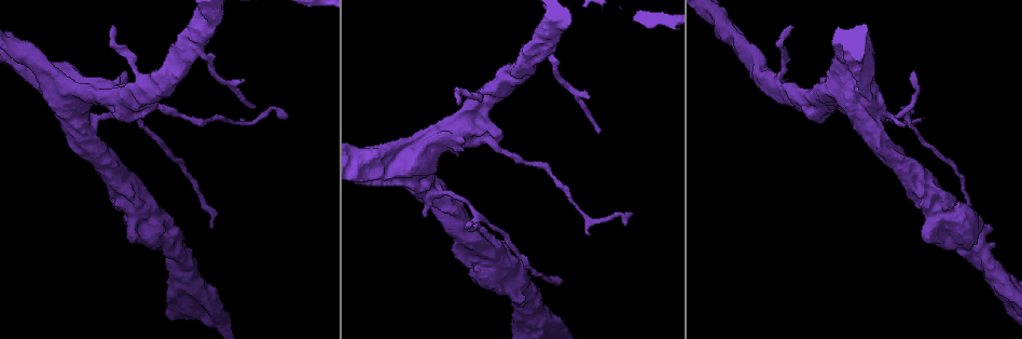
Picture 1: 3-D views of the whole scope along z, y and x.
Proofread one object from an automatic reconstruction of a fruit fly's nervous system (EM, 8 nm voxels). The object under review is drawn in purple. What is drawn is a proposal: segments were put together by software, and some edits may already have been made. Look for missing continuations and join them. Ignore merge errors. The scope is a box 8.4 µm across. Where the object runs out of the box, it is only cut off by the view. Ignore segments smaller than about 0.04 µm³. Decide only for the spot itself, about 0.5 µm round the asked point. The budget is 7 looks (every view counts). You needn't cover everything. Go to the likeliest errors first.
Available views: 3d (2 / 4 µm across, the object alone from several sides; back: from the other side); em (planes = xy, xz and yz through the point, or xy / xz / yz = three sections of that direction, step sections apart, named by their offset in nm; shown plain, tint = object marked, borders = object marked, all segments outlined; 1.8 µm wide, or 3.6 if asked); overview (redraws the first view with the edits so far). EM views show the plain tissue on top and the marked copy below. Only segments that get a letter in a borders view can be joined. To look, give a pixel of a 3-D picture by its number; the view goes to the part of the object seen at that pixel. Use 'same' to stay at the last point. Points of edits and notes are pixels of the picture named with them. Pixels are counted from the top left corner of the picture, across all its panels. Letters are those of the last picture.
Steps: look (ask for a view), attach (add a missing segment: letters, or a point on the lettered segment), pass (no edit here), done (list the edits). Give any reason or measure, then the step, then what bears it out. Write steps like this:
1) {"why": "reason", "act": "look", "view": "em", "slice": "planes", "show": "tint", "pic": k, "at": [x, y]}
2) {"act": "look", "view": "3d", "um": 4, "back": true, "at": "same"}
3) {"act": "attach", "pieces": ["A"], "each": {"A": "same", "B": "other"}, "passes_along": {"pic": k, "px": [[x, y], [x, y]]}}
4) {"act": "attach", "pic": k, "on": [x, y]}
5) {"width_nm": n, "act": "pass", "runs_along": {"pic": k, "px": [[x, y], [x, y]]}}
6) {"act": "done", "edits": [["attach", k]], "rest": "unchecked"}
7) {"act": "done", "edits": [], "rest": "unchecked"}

{"why": "free end", "act": "look", "view": "3d", "um": 2, "pic": 1, "at": [791, 29]}

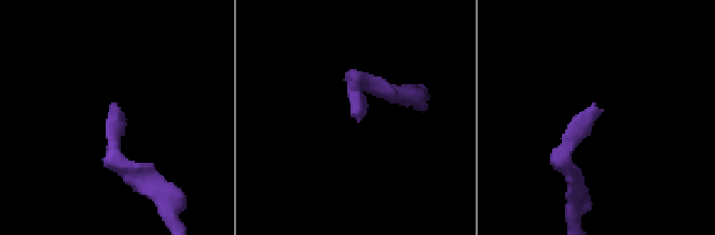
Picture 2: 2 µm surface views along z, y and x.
{"why": "now the EM", "act": "look", "view": "em", "slice": "xz", "step": 16, "show": "borders", "pic": 2, "at": [119, 107]}

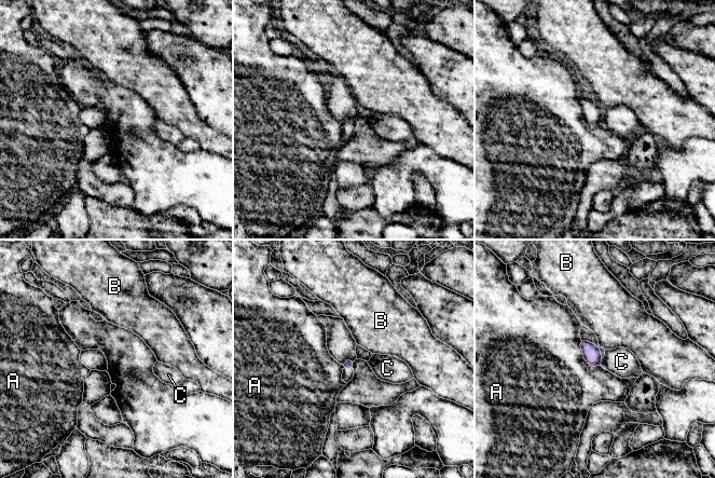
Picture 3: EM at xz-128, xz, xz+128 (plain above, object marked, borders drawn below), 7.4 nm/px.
{"act": "look", "view": "em", "slice": "planes", "show": "borders", "at": "same"}

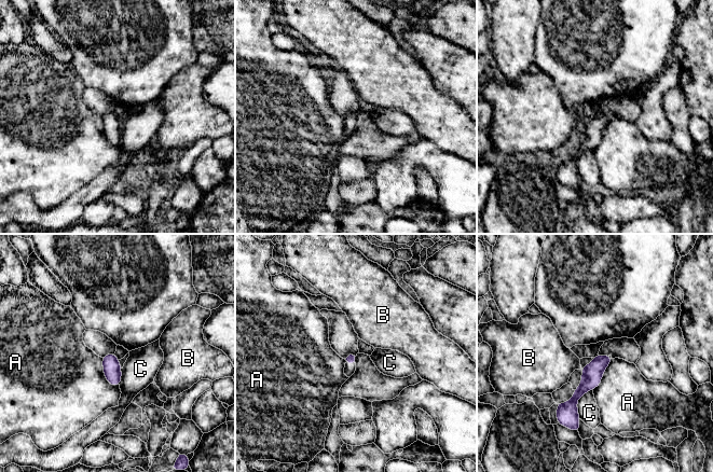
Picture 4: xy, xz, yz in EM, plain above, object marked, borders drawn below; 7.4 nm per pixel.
{"longest_contact_nm": ["A", 260], "act": "pass", "each": {"A": "other", "B": "other", "C": "other"}, "runs_along": {"pic": 4, "px": [[608, 359], [575, 397], [575, 415]]}, "found": "none of them fits"}

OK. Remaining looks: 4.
{"why": "an open end", "act": "look", "view": "em", "um": 3.6, "slice": "planes", "show": "borders", "pic": 1, "at": [904, 125]}

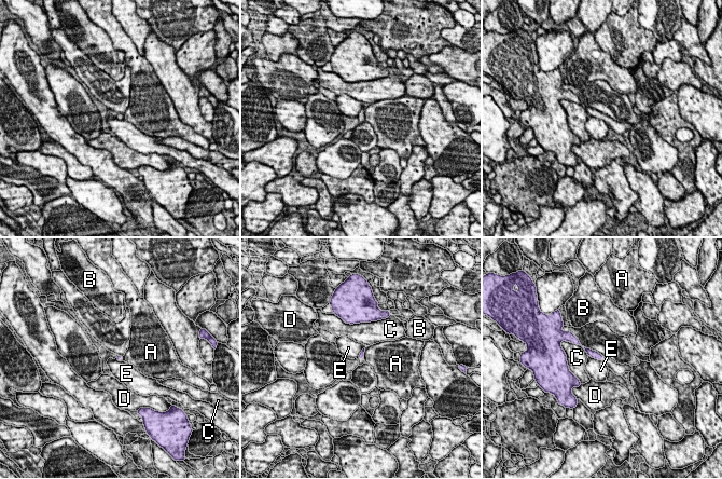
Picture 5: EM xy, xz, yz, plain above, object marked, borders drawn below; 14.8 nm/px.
{"act": "pass", "each": {"A": "other", "B": "other", "C": "other", "D": "other", "E": "other"}, "runs_along": {"pic": 5, "px": [[577, 341], [591, 353], [601, 357]]}, "found": "none of them fits"}

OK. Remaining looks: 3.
{"why": "branch stops here", "act": "look", "view": "3d", "um": 2, "pic": 1, "at": [287, 115]}

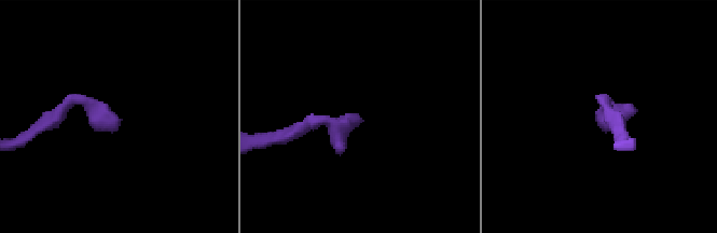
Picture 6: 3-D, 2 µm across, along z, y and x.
{"act": "look", "view": "em", "slice": "planes", "show": "borders", "pic": 6, "at": [360, 122]}

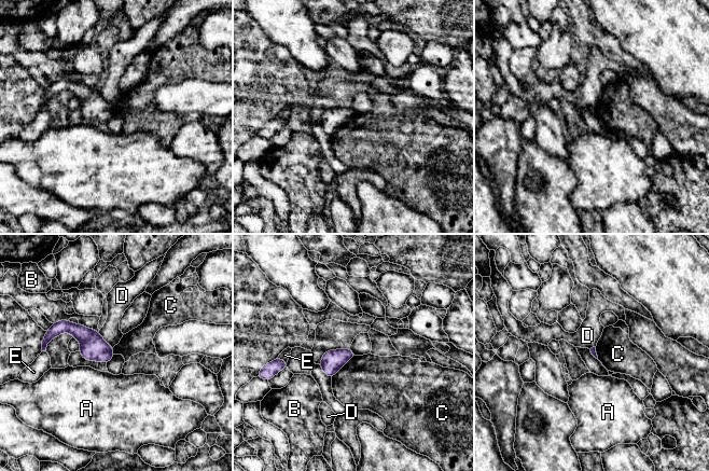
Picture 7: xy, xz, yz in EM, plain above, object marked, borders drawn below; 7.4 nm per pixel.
{"act": "pass", "each": {"A": "other", "B": "other", "C": "other", "D": "other", "E": "other"}, "border": {"pic": 7, "px": [[356, 356], [350, 358], [331, 377]]}, "found": "none of them fits"}

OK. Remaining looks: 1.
{"act": "done", "edits": [], "rest": "unchecked"}

